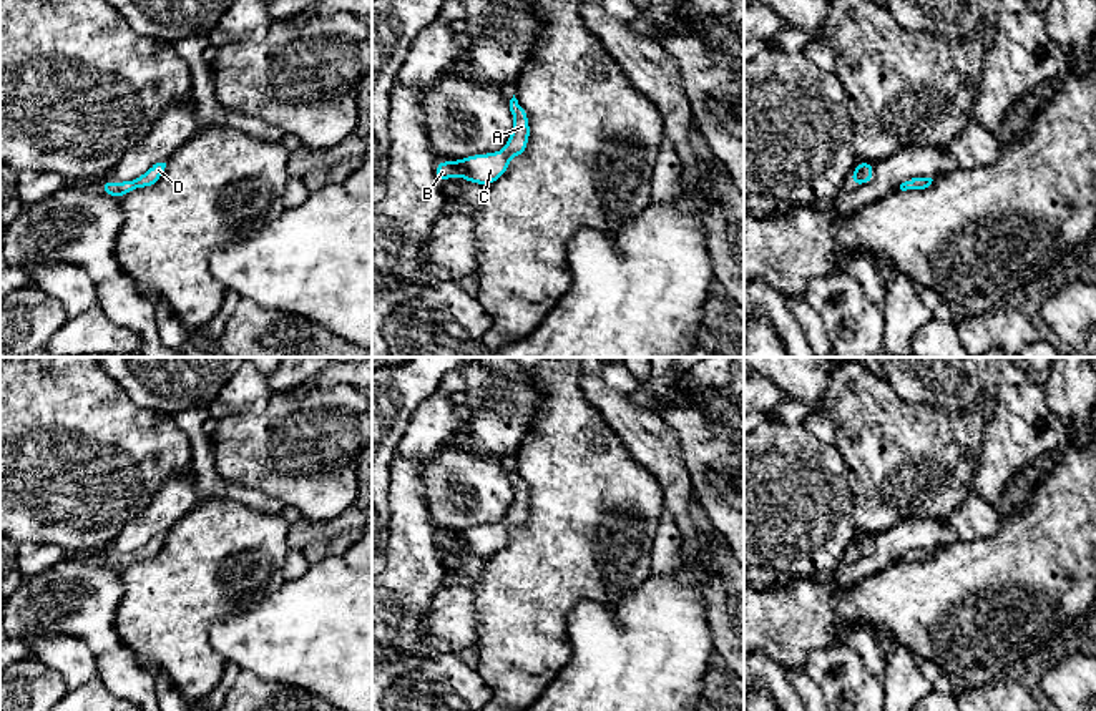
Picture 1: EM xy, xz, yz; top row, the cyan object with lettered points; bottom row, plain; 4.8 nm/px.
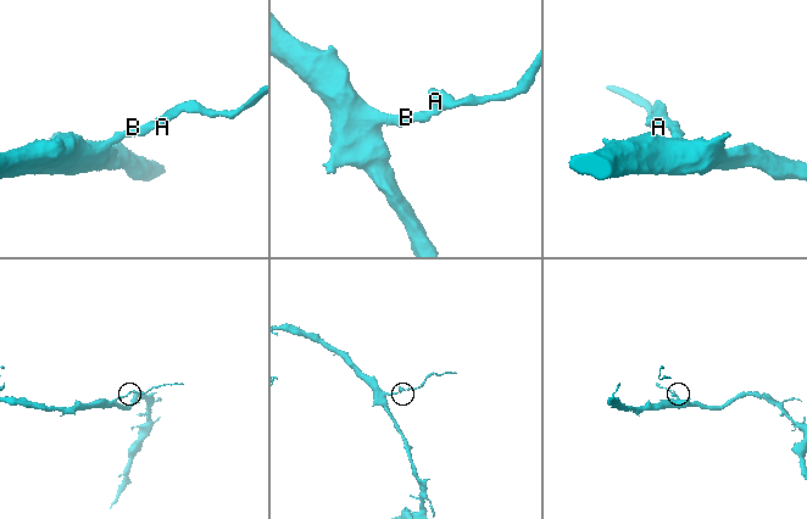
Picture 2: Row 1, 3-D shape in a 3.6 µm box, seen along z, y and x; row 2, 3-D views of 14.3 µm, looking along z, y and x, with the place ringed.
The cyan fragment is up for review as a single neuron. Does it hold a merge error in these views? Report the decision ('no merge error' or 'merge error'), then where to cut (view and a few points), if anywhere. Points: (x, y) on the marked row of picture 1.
no merge error; cut none

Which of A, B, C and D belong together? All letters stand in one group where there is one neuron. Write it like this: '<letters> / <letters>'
A B C D

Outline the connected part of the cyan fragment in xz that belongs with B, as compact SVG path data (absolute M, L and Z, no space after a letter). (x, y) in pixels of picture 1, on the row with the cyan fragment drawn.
M515 95L510 100L510 111L515 126L505 148L497 153L473 154L457 161L438 161L435 166L438 183L460 176L468 183L490 186L502 178L510 166L510 159L525 153L530 138L528 113L518 103Z

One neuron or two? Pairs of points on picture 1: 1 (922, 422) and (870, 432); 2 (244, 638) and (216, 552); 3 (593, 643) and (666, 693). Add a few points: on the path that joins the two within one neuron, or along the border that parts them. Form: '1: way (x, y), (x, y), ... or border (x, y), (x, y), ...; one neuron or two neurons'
1: way (909, 432), (884, 432); one neuron
2: border (271, 593), (220, 618), (208, 640); two neurons
3: way (611, 645), (648, 681); one neuron

